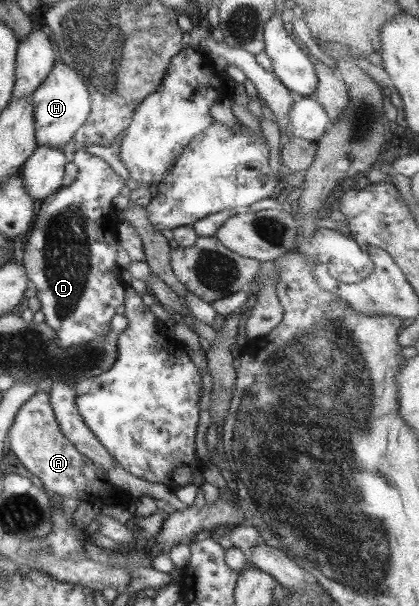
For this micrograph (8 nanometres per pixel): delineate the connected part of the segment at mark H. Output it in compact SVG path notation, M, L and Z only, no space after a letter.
M56 61L47 74L46 80L38 85L30 95L37 145L61 147L74 135L74 131L84 123L90 112L89 95L84 83L72 69Z

